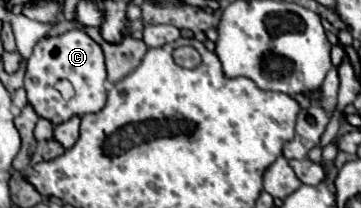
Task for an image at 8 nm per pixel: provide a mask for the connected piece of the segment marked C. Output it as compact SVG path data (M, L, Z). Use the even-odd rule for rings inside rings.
M72 29L54 37L42 37L30 59L28 59L28 69L24 77L24 87L28 93L28 101L36 109L36 113L52 125L58 125L62 121L68 121L70 117L86 115L86 113L96 113L104 107L106 103L106 69L104 69L104 53L102 47L84 31ZM60 79L68 79L74 87L74 97L64 99L60 97L56 83Z

